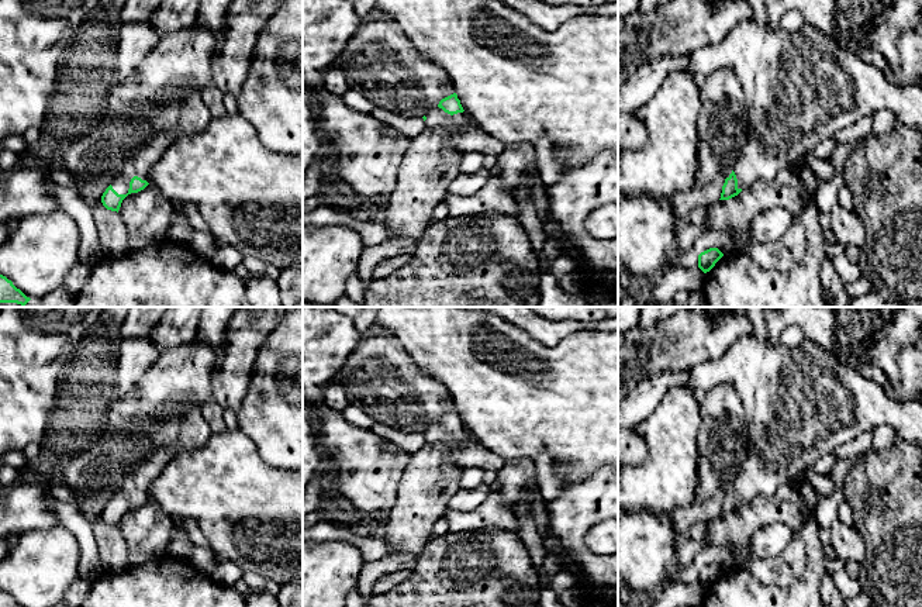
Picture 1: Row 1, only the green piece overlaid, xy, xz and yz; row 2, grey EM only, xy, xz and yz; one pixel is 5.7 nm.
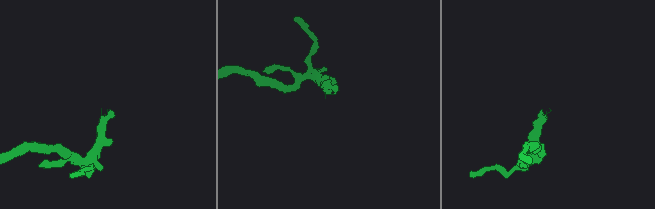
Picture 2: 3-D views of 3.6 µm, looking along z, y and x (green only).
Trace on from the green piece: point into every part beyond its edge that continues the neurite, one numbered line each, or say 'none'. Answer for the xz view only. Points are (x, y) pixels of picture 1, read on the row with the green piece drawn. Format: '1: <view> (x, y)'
1: xz (466, 135)

